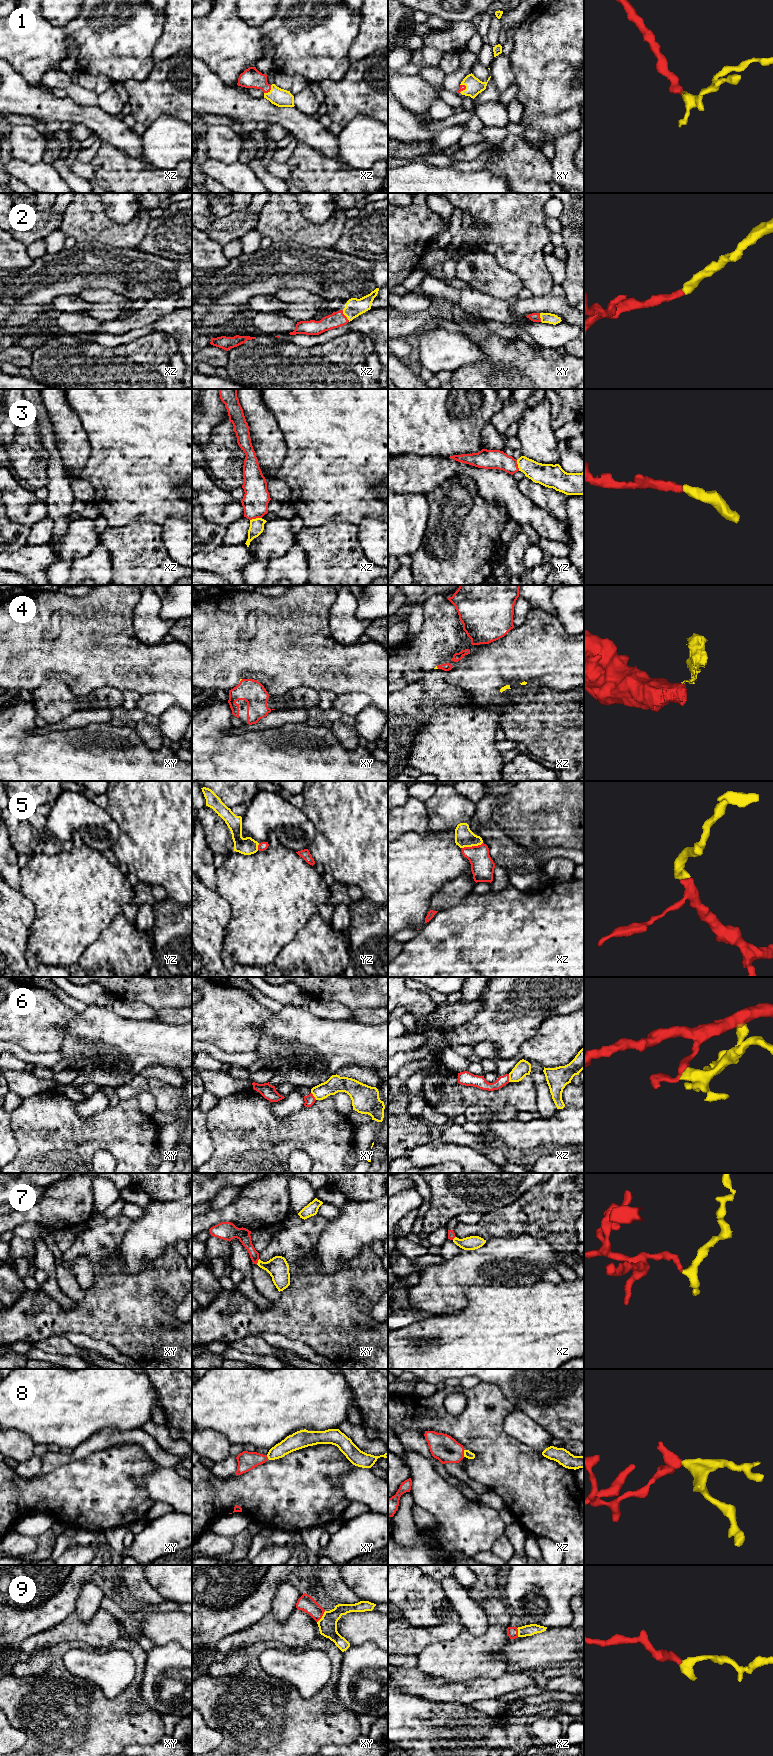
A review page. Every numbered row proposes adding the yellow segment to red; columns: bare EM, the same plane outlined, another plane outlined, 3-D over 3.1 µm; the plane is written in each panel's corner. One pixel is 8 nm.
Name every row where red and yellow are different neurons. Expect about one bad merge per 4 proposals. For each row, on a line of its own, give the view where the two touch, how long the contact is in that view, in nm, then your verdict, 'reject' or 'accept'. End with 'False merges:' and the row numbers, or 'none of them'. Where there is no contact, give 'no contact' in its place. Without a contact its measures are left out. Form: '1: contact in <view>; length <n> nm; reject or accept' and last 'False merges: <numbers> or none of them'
1: contact in xz; length 90 nm; accept
2: contact in xz; length 110 nm; accept
3: contact in xz; length 100 nm; accept
4: contact in xz; length 30 nm; reject
5: contact in xz; length 180 nm; accept
6: contact in xz; length 60 nm; reject
7: contact in xy; length 50 nm; reject
8: contact in xz; length 60 nm; accept
9: contact in xy; length 120 nm; accept
False merges: 4, 6, 7

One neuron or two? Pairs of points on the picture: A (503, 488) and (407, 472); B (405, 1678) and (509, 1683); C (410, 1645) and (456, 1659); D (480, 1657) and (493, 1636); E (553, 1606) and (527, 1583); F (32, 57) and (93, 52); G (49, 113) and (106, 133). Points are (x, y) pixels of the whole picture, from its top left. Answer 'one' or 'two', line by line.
A: one
B: one
C: two
D: one
E: one
F: one
G: one

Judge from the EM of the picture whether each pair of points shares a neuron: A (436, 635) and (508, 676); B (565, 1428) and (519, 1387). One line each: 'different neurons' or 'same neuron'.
A: same neuron
B: same neuron

